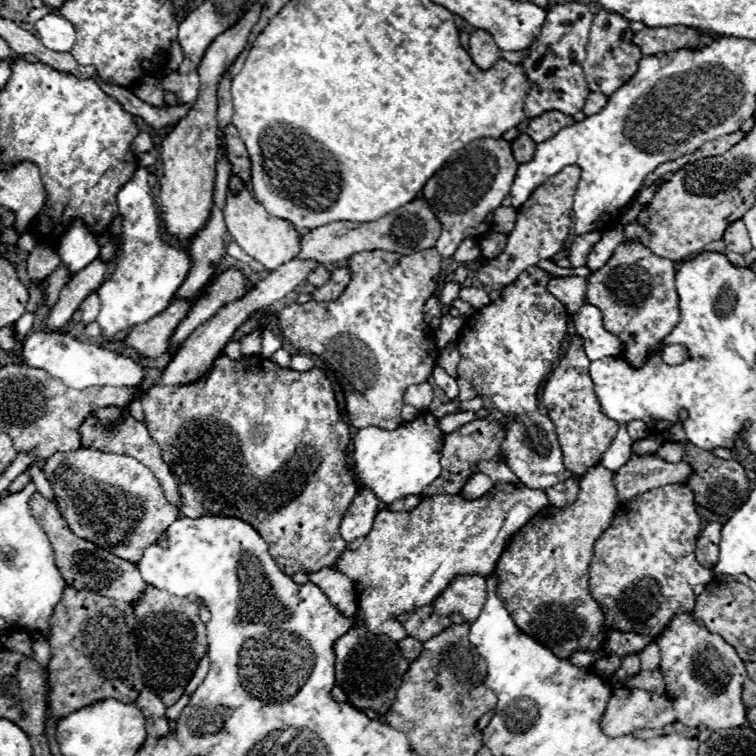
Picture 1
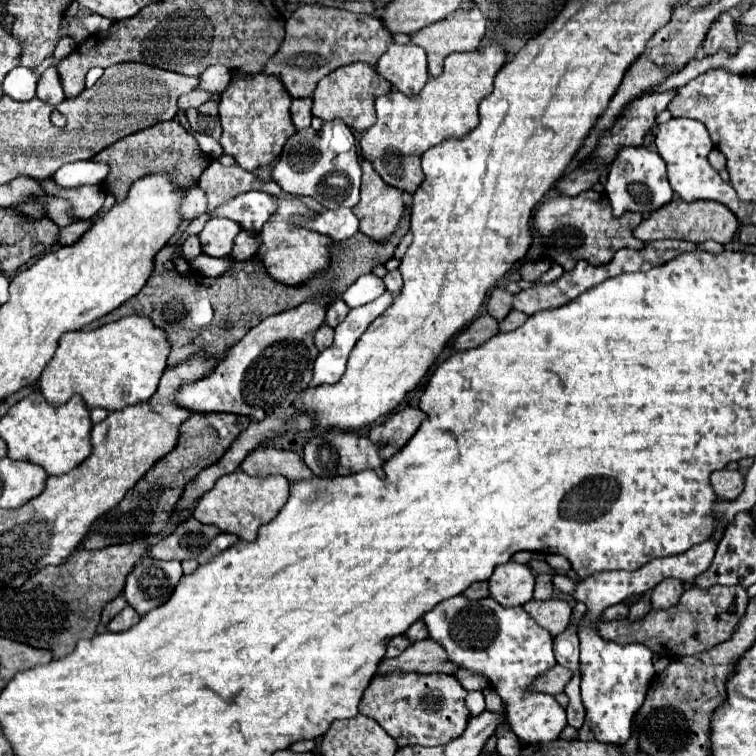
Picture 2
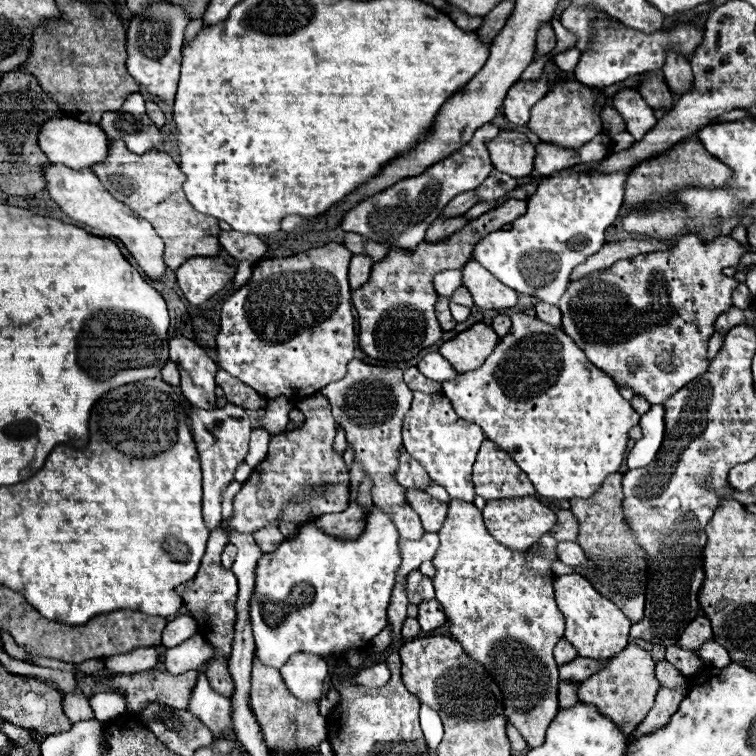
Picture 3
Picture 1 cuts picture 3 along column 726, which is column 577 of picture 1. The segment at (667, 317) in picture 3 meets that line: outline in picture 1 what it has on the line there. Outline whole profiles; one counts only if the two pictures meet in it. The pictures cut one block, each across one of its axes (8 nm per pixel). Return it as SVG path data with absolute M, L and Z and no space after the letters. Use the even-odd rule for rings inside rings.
M588 232L588 234L574 238L574 242L570 244L570 252L568 252L568 260L572 268L586 266L586 258L598 240L600 240L600 232ZM566 276L566 278L554 278L548 282L548 292L554 294L570 314L574 314L586 298L586 278L580 276Z

